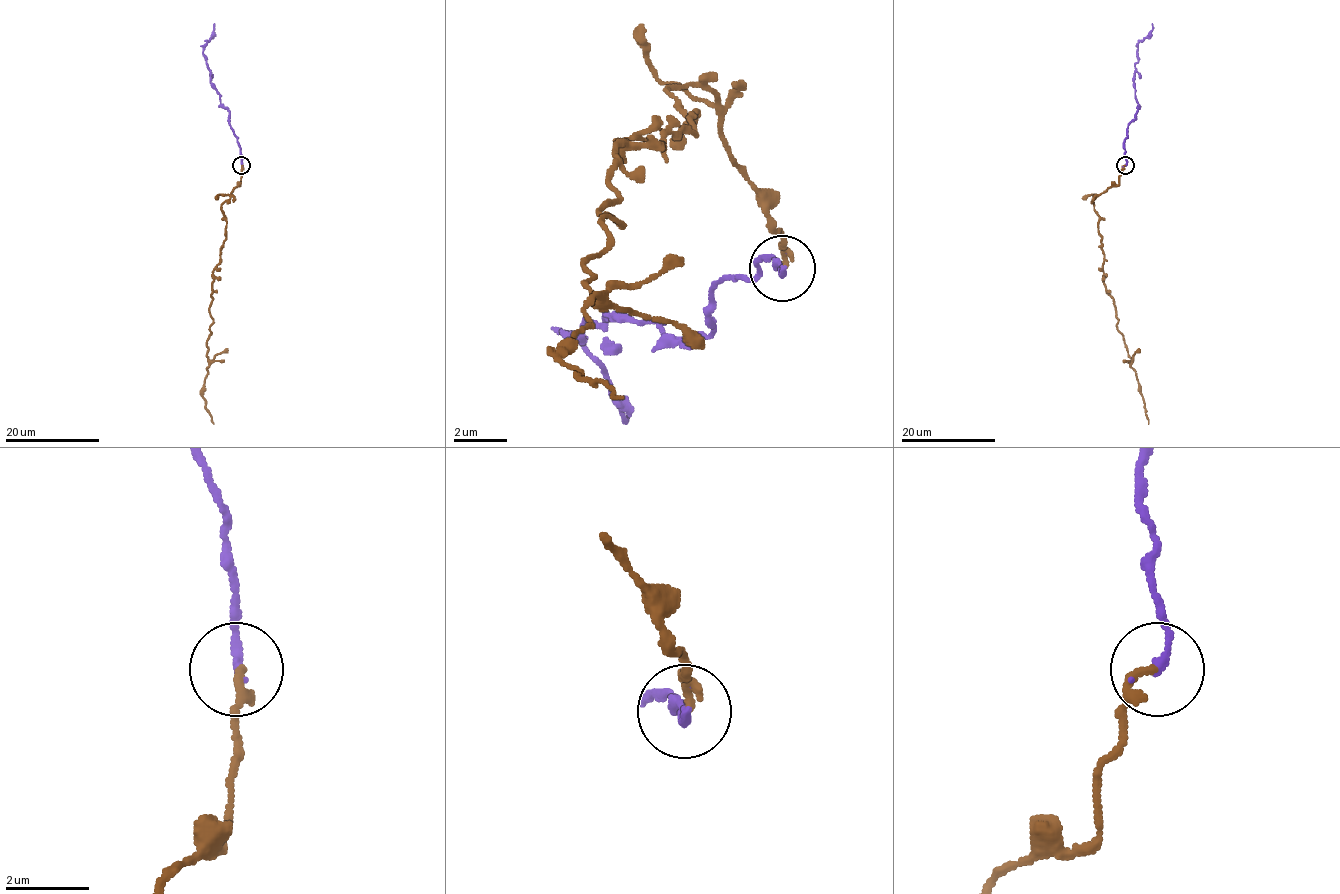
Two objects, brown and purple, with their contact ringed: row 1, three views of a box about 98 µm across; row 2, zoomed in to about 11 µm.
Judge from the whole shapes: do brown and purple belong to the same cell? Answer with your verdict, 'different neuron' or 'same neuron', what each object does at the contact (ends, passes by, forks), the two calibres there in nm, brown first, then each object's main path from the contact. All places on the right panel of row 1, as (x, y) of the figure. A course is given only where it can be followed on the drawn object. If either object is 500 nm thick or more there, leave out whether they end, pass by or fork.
same neuron; brown passes by; purple ends; calibres 140 and 190 nm; course brown (1126, 165), (1119, 184), (1093, 204), (1105, 287), (1113, 298), (1148, 424); course purple (1126, 165), (1125, 138), (1137, 110), (1134, 82), (1137, 43), (1153, 29), (1151, 23)

